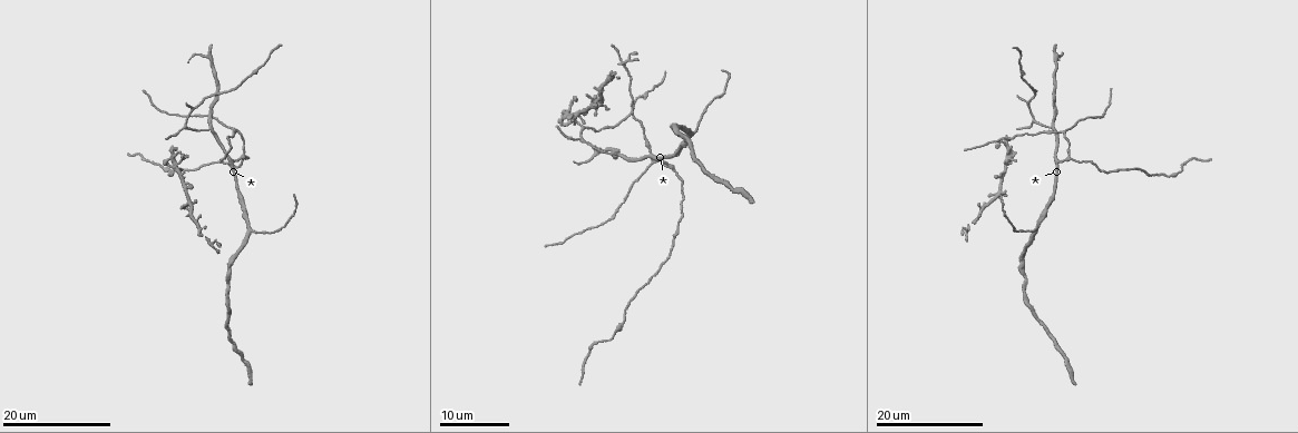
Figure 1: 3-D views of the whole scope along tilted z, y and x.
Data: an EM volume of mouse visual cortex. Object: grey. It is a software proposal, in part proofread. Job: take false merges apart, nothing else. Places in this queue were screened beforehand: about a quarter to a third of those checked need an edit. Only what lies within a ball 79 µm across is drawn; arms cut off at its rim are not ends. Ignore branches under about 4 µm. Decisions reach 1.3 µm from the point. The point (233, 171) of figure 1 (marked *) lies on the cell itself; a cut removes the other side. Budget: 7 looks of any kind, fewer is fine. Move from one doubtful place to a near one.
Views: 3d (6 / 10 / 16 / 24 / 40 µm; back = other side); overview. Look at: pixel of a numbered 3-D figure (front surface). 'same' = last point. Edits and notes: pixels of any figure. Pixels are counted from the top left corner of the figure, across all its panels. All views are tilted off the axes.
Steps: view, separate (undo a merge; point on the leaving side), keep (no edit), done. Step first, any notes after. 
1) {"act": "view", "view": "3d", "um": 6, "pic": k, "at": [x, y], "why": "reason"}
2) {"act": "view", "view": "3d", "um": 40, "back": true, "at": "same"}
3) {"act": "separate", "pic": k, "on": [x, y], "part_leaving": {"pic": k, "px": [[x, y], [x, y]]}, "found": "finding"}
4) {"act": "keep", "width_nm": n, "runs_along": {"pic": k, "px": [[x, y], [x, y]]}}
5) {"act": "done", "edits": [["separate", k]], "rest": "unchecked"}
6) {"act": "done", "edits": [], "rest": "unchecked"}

{"act": "view", "view": "3d", "um": 16, "pic": 1, "at": [1070, 157], "why": "branch point"}

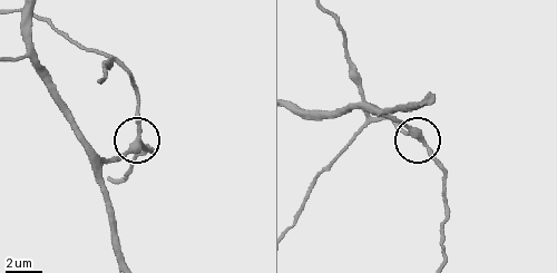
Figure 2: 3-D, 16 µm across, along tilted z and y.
{"act": "view", "view": "3d", "um": 6, "pic": 2, "at": [139, 138], "why": "zoom in"}

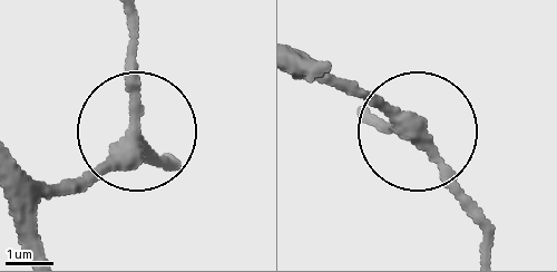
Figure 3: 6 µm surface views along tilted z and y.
{"act": "keep", "side_arm_um": 30, "runs_along": {"pic": 3, "px": [[39, 252], [45, 202], [98, 178], [133, 135], [135, 15]]}, "found": "continuous, no second cell"}

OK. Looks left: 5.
{"act": "view", "view": "3d", "um": 16, "pic": 1, "at": [1064, 133], "why": "arms part here"}

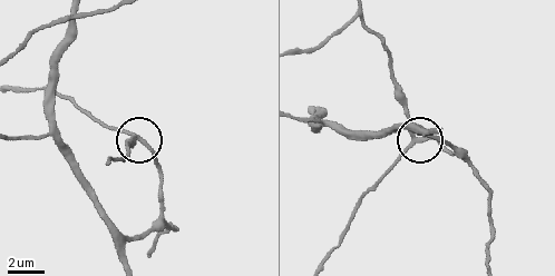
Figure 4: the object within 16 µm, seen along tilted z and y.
{"act": "view", "view": "3d", "um": 6, "pic": 4, "at": [415, 140]}

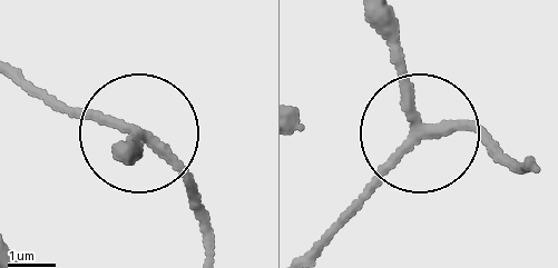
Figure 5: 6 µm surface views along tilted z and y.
{"act": "keep", "width_nm": 210, "runs_along": {"pic": 5, "px": [[532, 165], [419, 125], [393, 15]]}, "found": "all the same cell"}

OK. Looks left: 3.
{"act": "view", "view": "3d", "um": 16, "pic": 1, "at": [696, 132], "why": "thin arm on a thick one"}

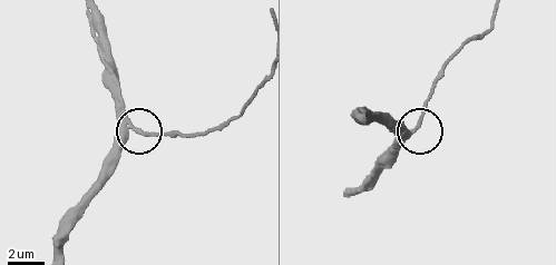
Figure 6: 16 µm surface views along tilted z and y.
{"act": "view", "view": "3d", "um": 10, "pic": 6, "at": [135, 130], "why": "closer look"}

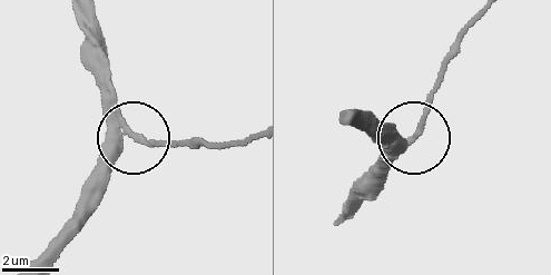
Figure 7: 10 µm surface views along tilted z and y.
{"act": "view", "view": "3d", "um": 6, "pic": 7, "at": [414, 137]}

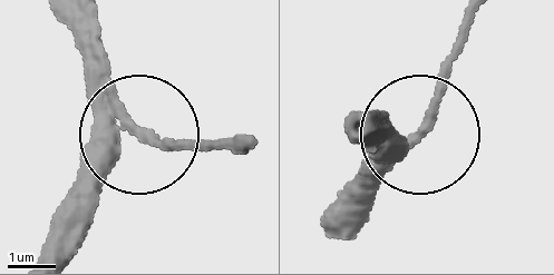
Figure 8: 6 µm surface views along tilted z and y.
{"act": "keep", "width_nm": 310, "runs_along": {"pic": 8, "px": [[59, 17], [106, 106], [153, 146], [206, 153]]}, "found": "one cell here"}

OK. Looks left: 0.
{"act": "done", "edits": [], "rest": "unchecked"}

